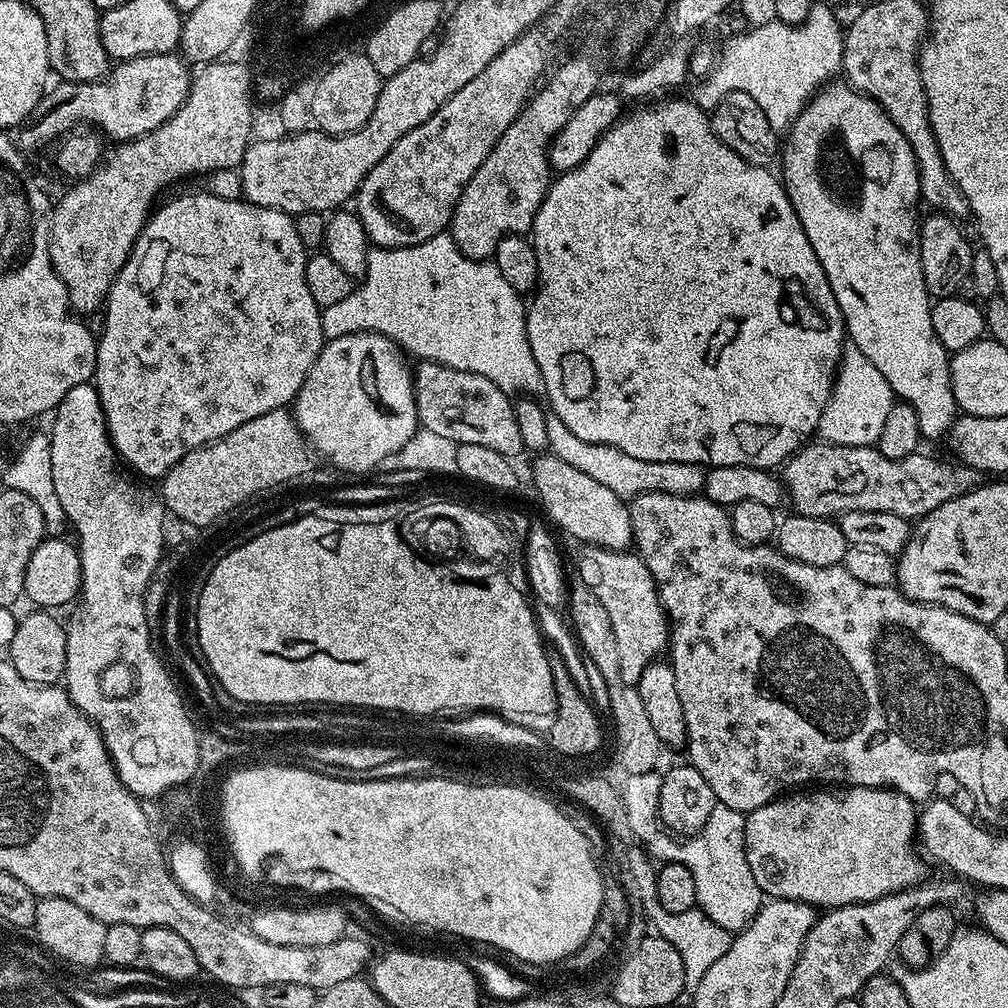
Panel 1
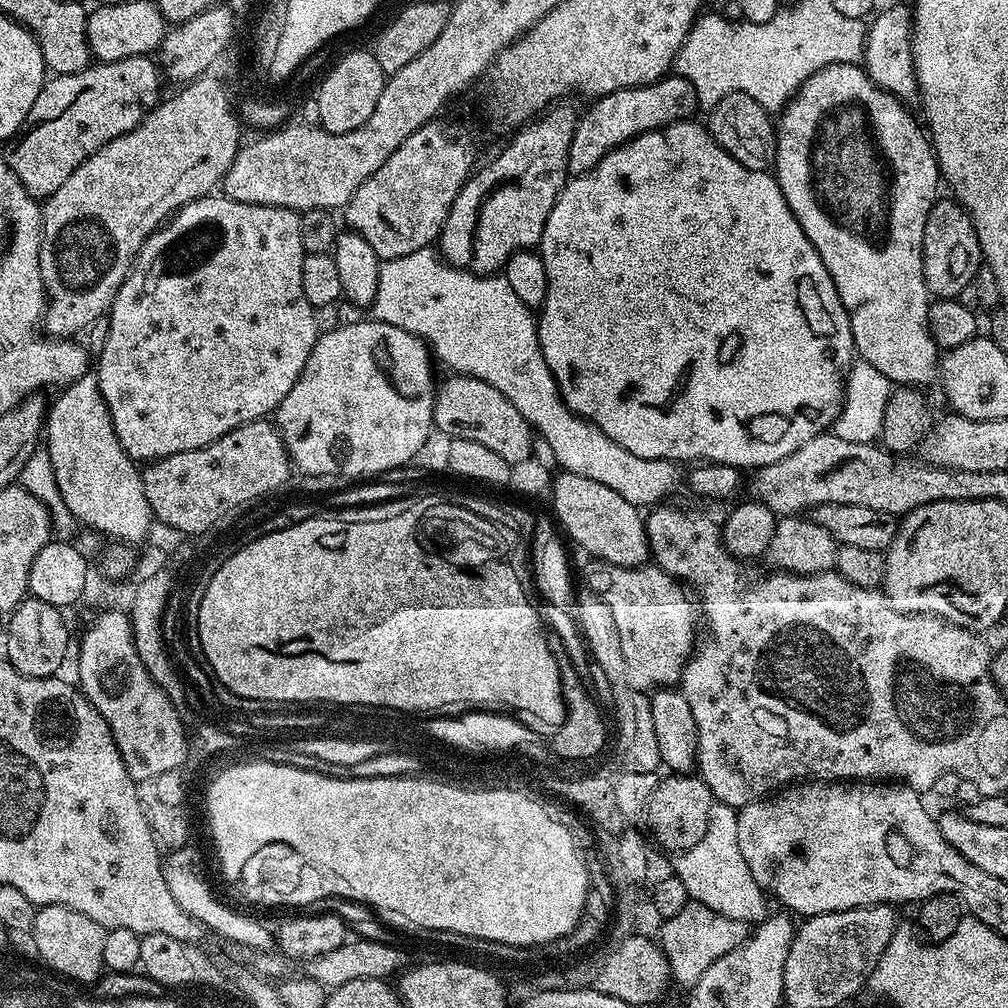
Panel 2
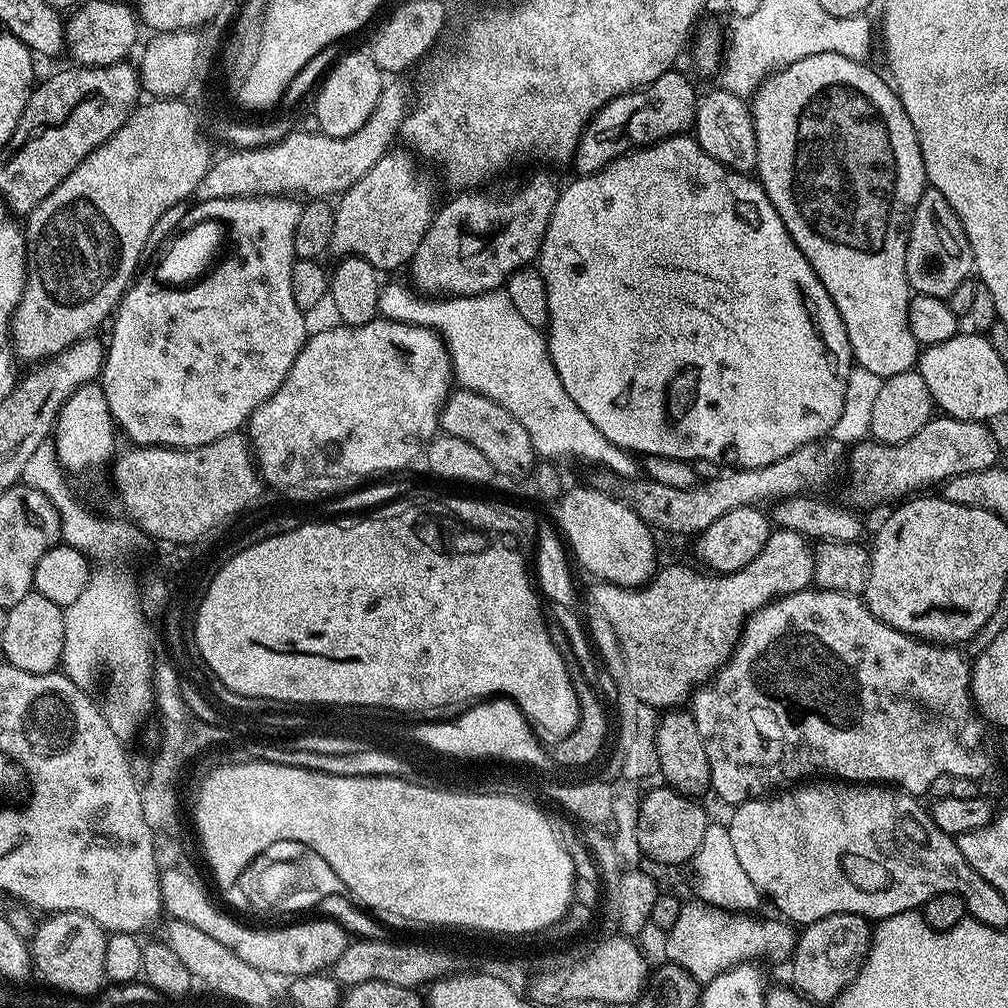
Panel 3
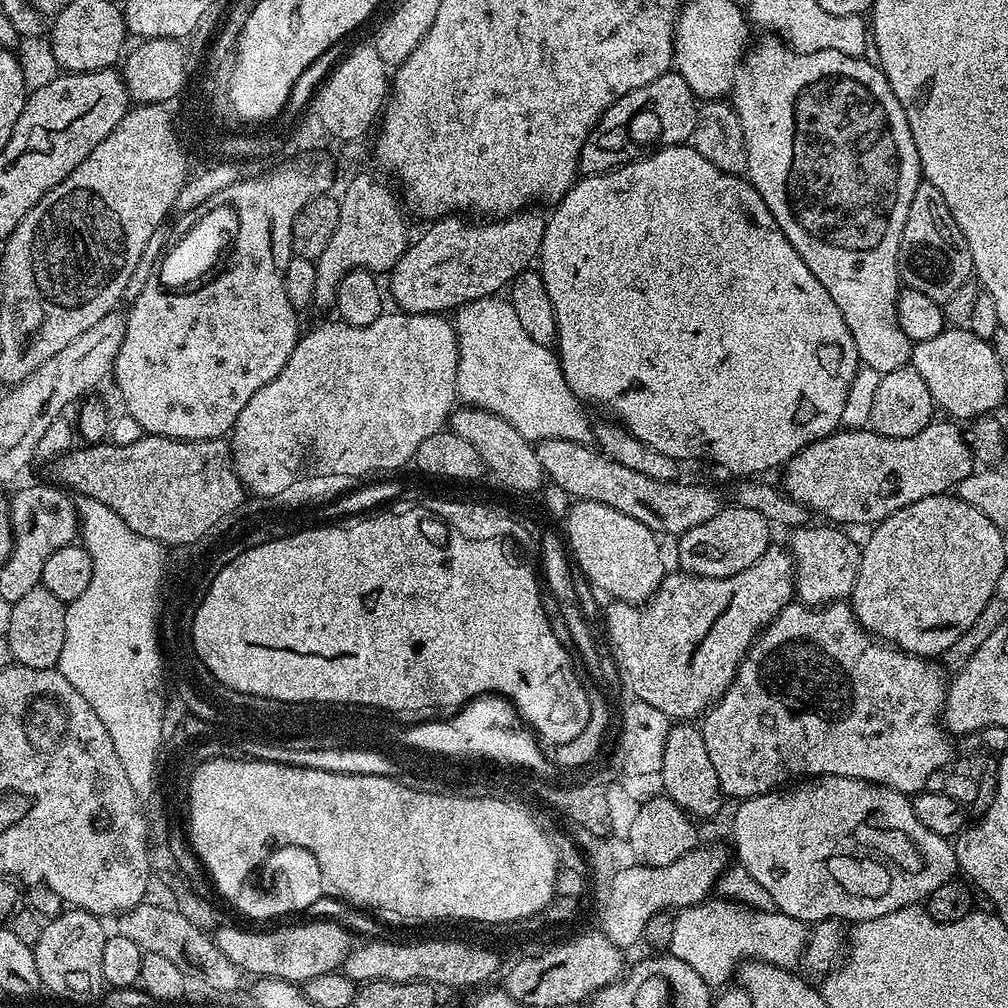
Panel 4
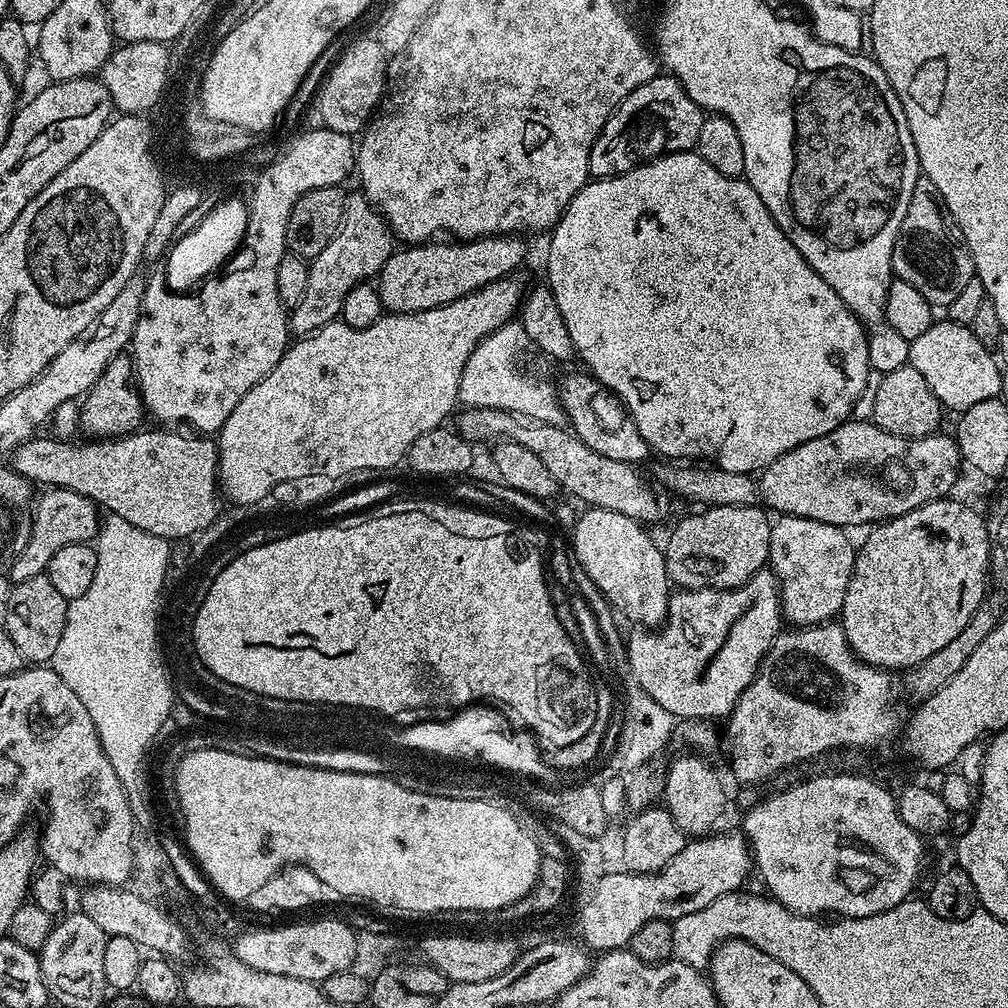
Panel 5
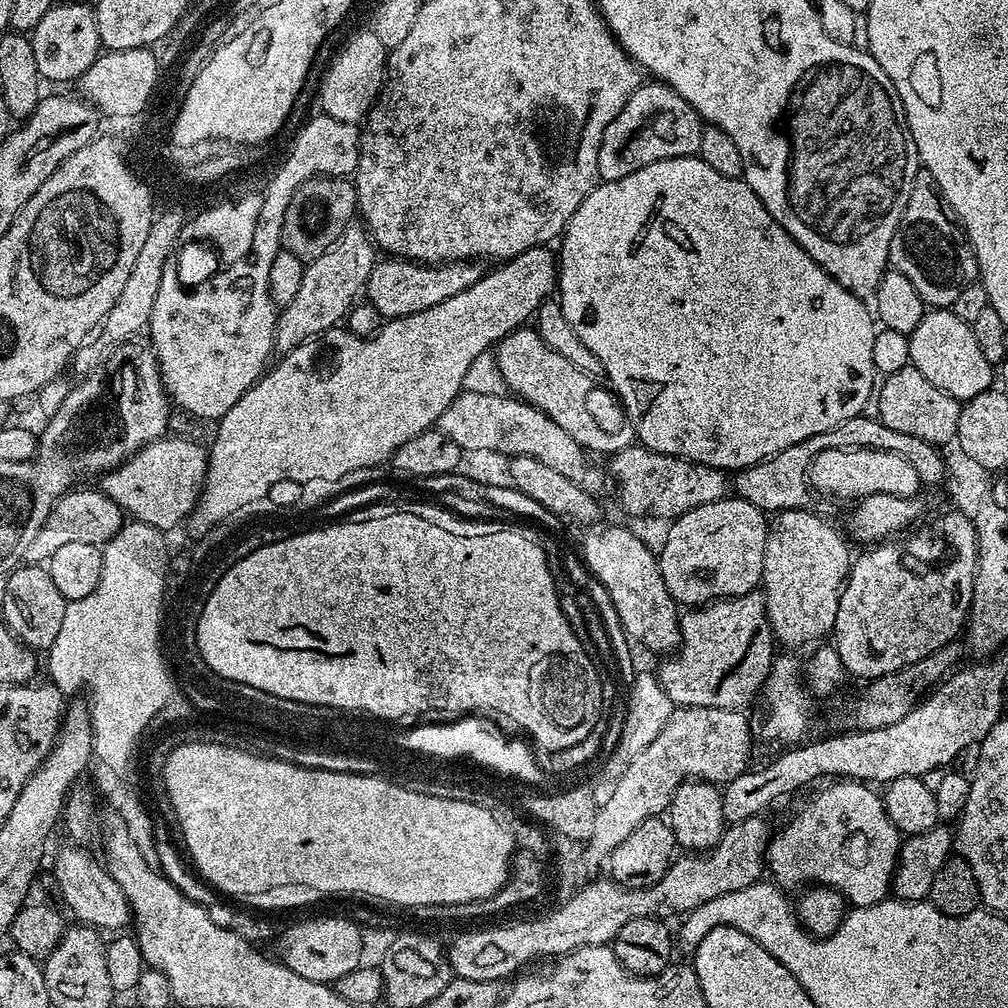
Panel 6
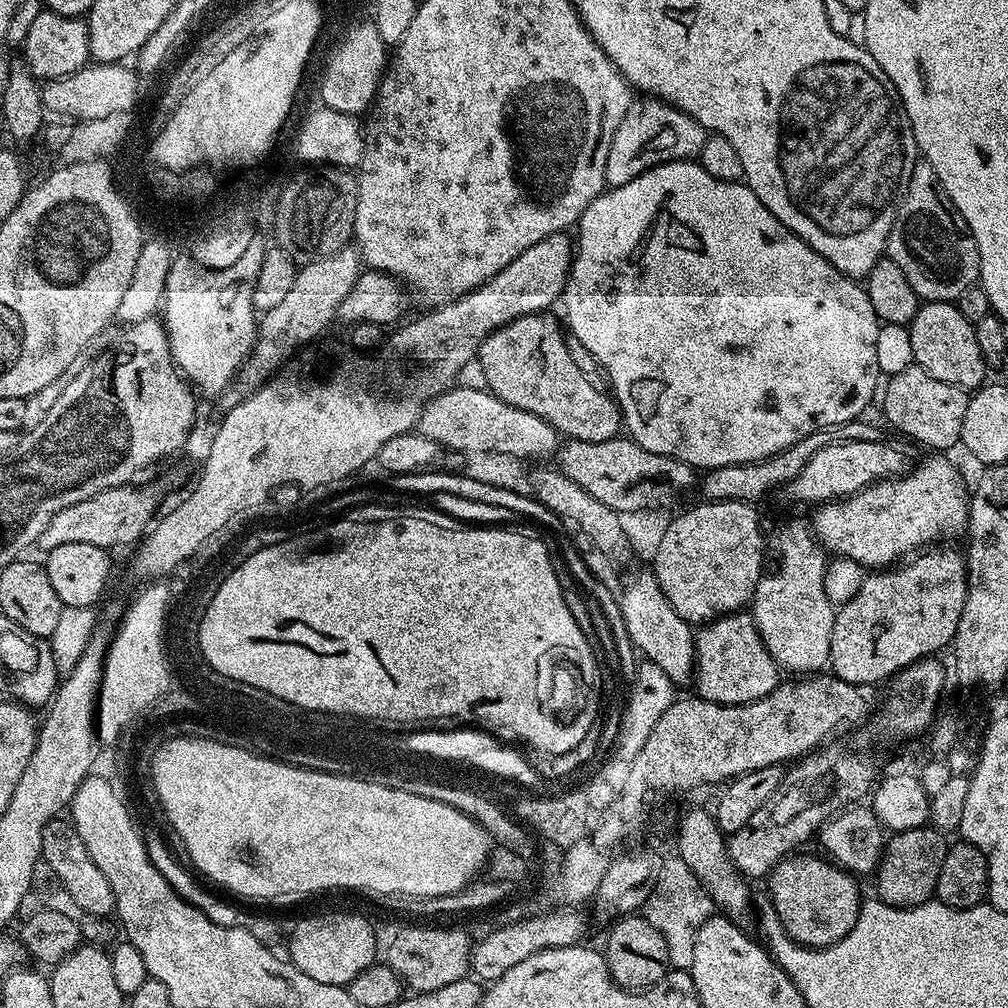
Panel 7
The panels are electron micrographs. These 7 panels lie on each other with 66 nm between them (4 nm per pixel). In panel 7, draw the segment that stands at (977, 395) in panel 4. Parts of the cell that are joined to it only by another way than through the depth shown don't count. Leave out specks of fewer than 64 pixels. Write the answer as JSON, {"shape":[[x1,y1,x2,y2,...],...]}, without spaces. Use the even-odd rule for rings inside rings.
{"shape":[[946,300,921,303,907,331,910,346,914,346,914,361,926,374,938,378,938,382,950,382,965,390,976,390,984,384,986,365,982,350,978,350,976,329,969,320,962,318,955,303]]}

